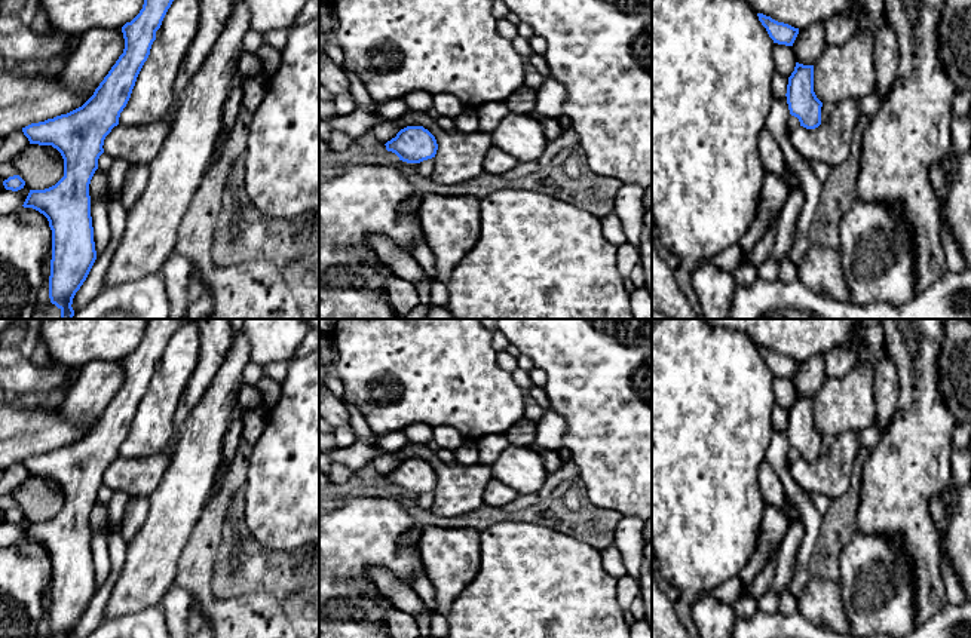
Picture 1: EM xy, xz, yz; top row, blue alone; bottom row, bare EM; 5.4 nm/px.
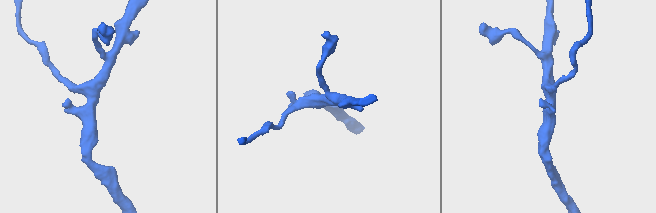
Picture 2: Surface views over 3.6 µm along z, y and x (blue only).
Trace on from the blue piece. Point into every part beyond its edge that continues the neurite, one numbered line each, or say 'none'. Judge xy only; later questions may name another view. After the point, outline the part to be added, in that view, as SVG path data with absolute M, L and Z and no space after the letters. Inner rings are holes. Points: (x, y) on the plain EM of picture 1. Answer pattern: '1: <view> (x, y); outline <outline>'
none

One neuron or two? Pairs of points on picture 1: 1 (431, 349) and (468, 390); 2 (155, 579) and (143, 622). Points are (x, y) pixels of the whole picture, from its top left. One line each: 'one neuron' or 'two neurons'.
1: one neuron
2: two neurons

